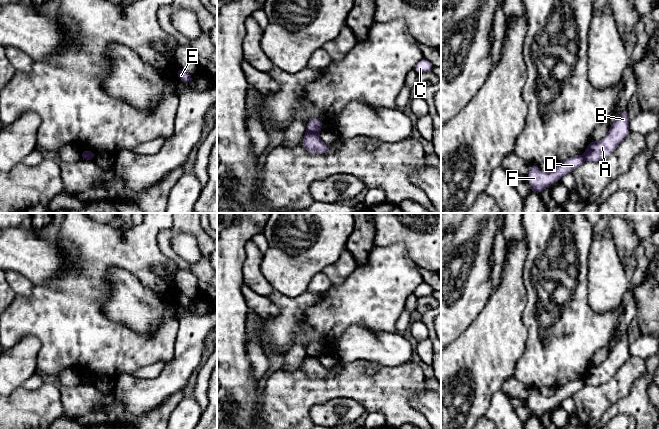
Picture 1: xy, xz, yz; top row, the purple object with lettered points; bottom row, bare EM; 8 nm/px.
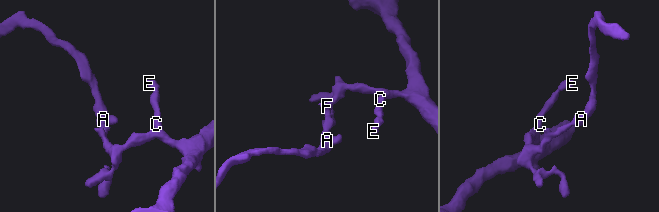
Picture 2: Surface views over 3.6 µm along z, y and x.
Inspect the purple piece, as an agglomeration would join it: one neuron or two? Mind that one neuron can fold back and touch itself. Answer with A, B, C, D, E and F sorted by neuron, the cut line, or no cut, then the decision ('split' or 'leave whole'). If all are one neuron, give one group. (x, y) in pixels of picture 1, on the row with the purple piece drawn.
A B / C D E F | xz (307, 131), (317, 133) | split

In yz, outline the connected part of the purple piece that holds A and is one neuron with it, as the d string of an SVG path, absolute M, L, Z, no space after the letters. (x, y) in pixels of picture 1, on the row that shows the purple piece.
M625 109L610 126L606 136L598 141L591 140L585 150L584 157L591 162L599 162L611 155L617 146L630 133L628 111Z

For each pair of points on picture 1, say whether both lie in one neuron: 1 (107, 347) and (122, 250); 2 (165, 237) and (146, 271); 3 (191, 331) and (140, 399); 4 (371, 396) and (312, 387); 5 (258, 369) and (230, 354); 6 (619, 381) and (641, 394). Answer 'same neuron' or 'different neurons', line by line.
1: same neuron
2: different neurons
3: same neuron
4: same neuron
5: different neurons
6: different neurons

